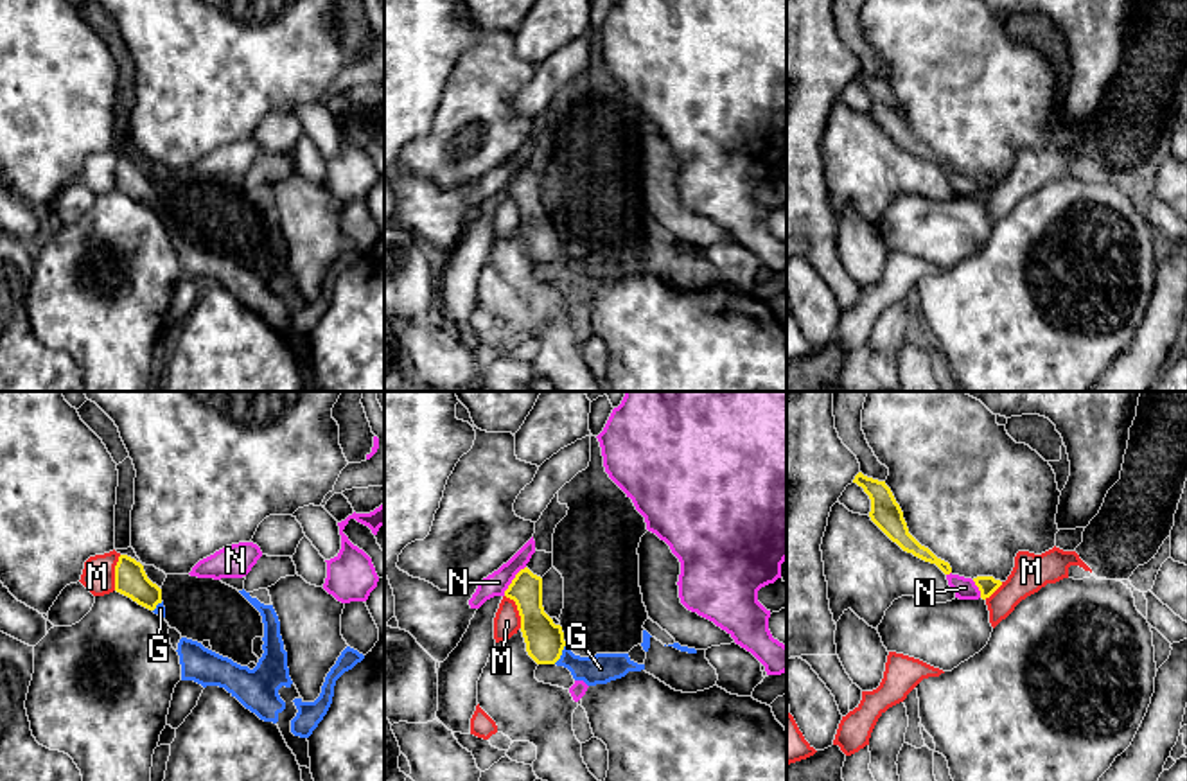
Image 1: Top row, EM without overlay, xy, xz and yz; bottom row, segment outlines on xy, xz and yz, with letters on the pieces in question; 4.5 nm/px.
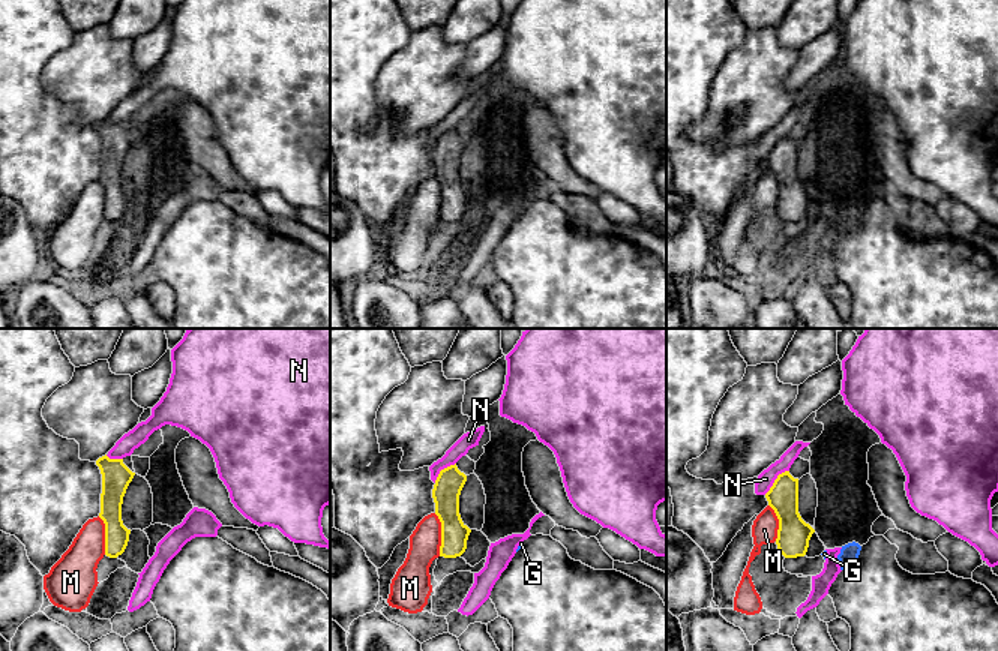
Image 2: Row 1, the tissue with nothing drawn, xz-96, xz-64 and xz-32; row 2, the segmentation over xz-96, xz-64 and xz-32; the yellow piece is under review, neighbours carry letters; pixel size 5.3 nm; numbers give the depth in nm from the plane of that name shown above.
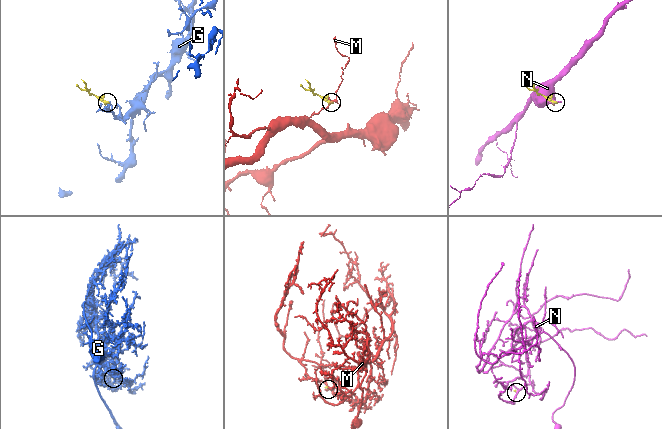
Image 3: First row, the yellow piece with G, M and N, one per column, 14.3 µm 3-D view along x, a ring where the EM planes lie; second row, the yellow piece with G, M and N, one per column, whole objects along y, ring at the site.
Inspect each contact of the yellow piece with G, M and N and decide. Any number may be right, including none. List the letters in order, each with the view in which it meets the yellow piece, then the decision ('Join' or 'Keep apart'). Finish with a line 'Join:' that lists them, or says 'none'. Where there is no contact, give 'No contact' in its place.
G: Touches yellow in xz. Join
M: Touches yellow in xz. Keep apart
N: Touches yellow in xz. Keep apart
Join: G

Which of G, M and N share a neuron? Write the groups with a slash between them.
G / M / N

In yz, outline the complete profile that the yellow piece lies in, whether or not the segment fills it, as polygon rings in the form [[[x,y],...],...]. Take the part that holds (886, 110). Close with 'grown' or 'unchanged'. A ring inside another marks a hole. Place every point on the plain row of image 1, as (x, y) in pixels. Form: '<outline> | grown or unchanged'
[[[858,70],[853,77],[871,97],[871,118],[903,149],[912,151],[914,154],[936,162],[945,172],[952,171],[948,160],[937,156],[928,145],[921,144],[907,126],[903,110],[896,101],[891,86],[885,79],[878,79]]] | unchanged

